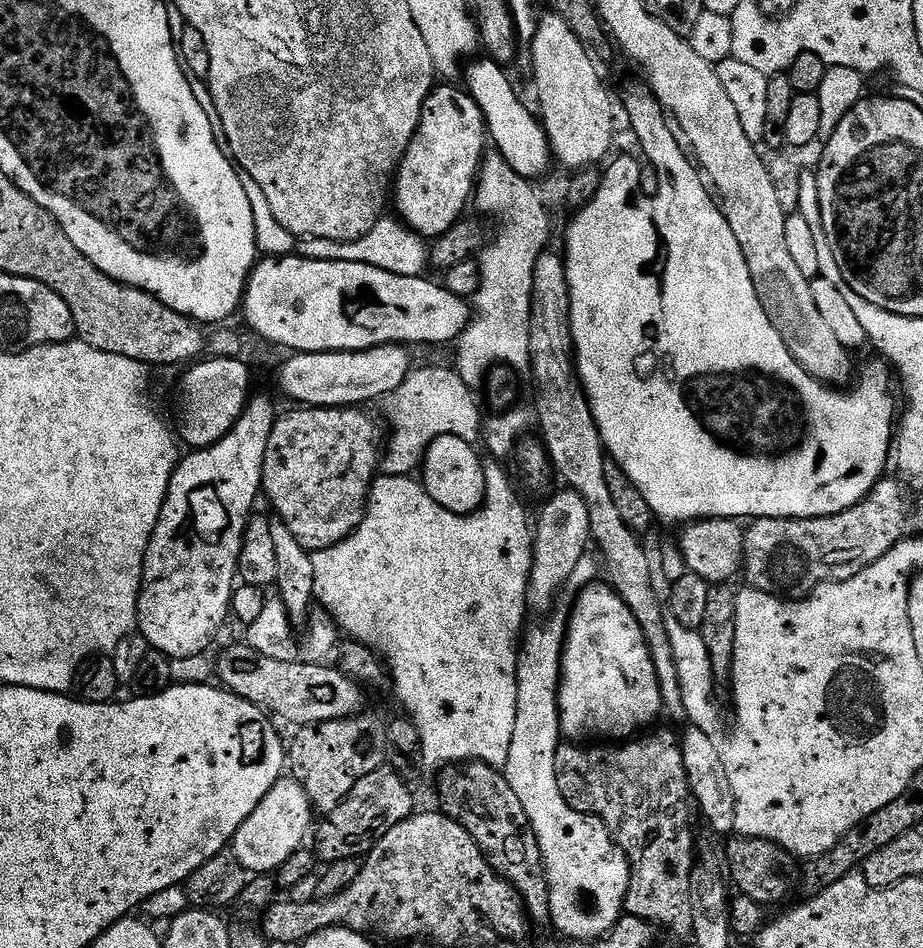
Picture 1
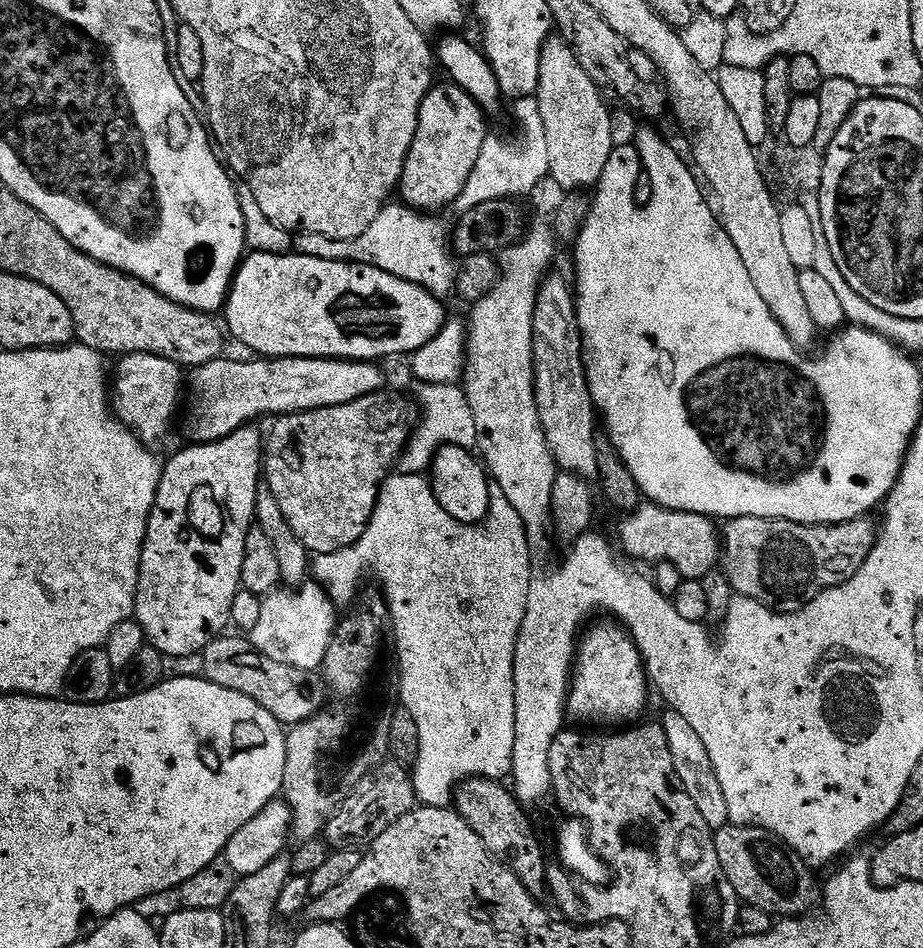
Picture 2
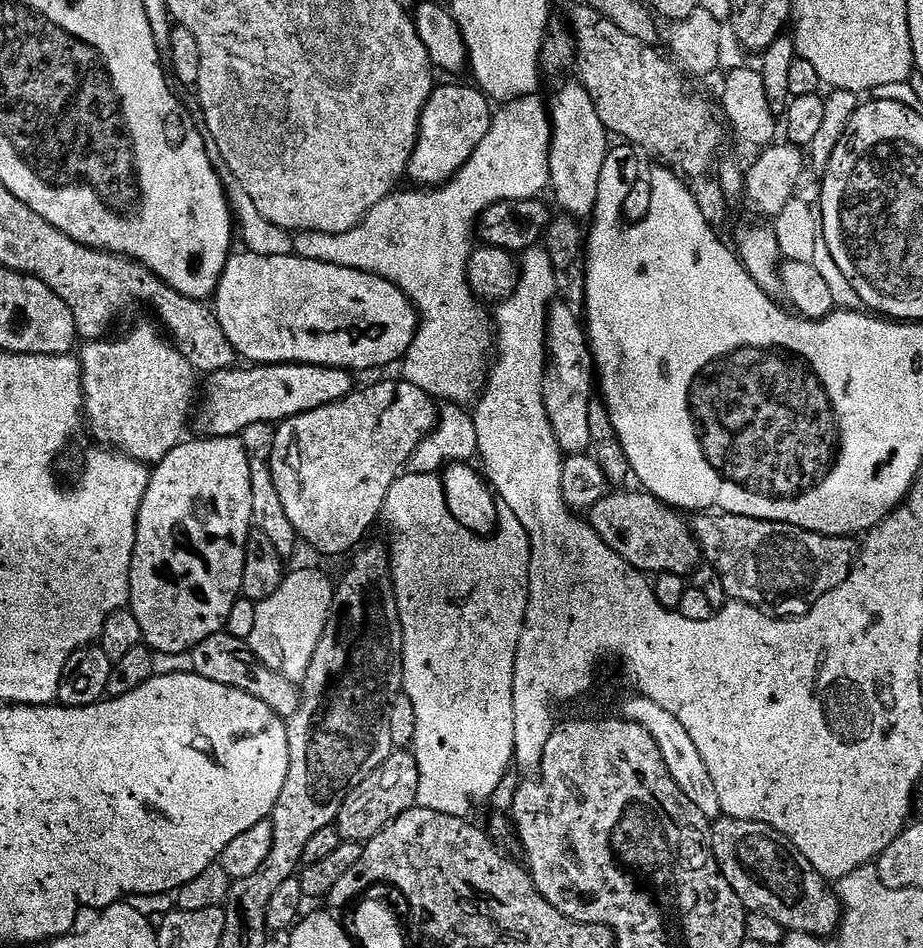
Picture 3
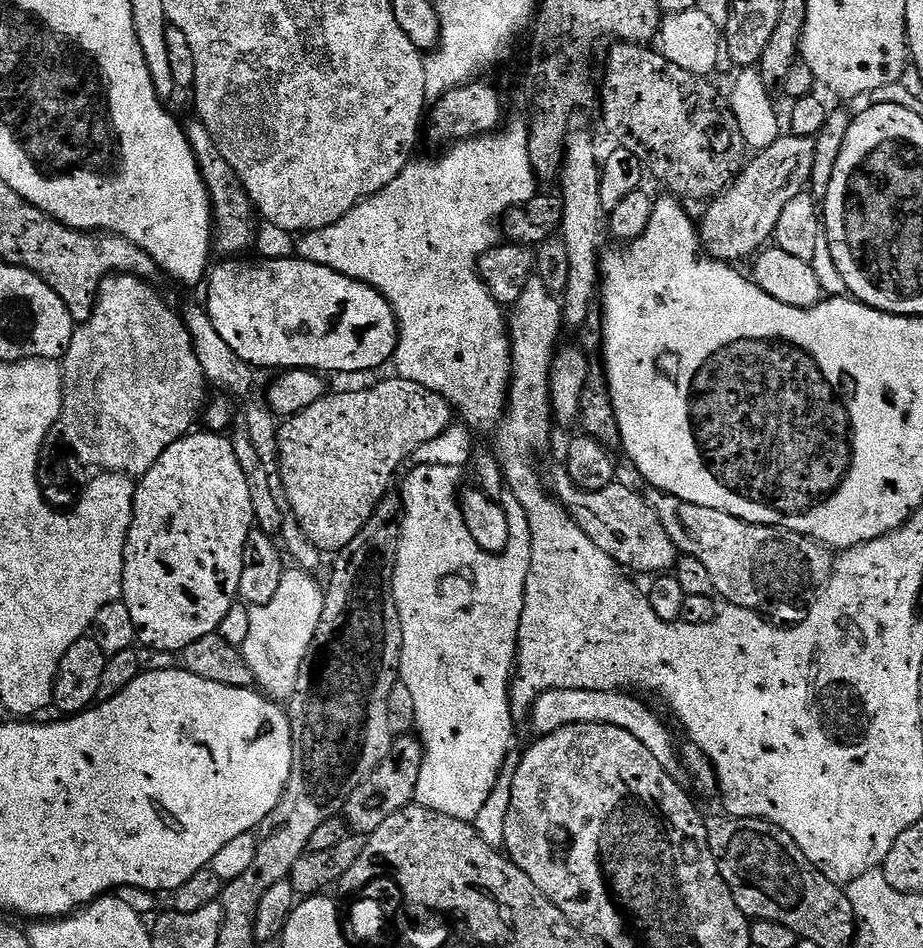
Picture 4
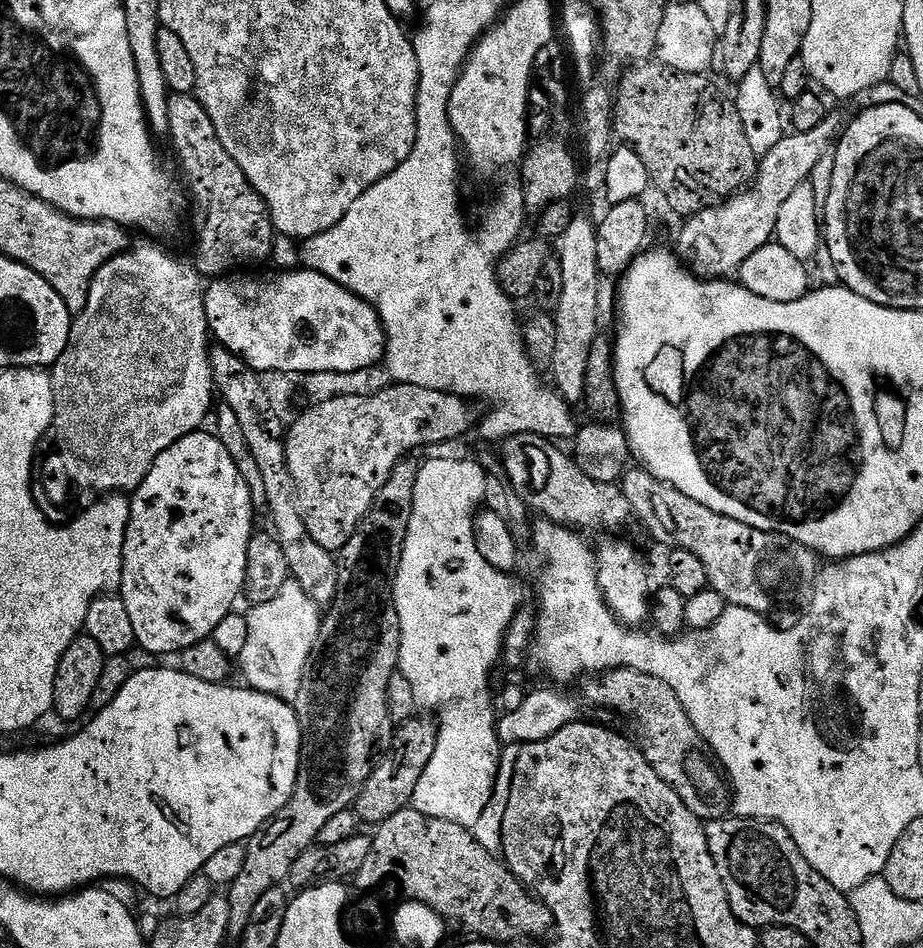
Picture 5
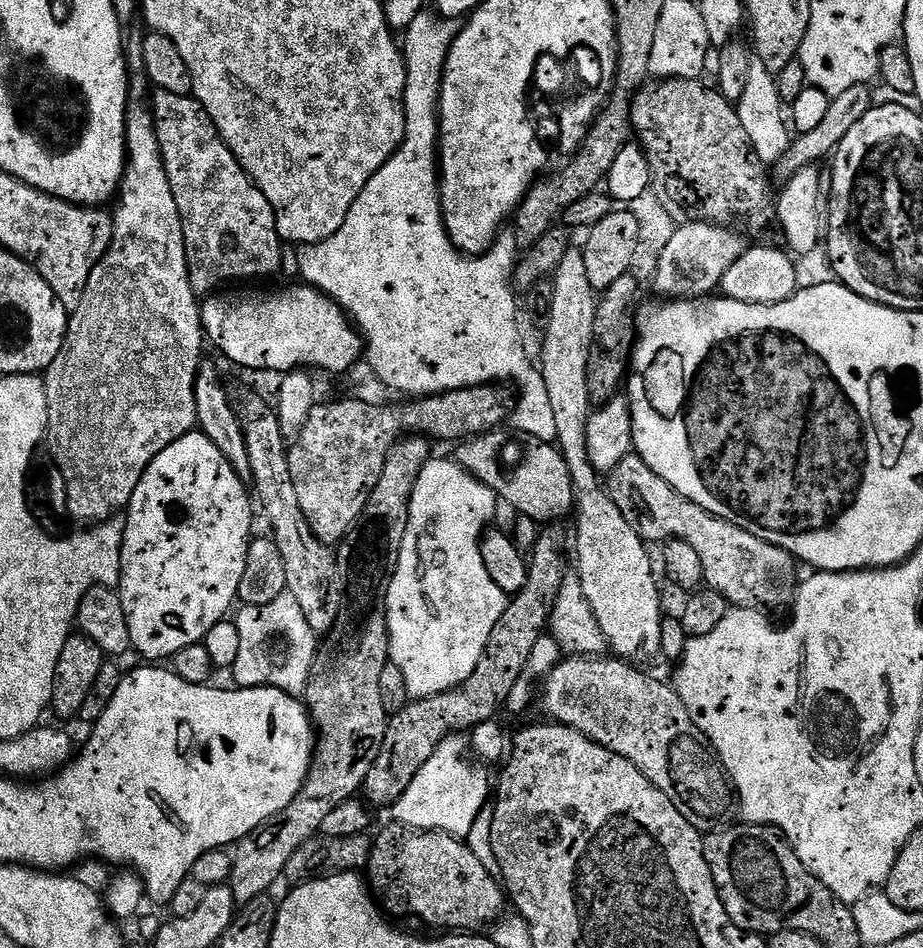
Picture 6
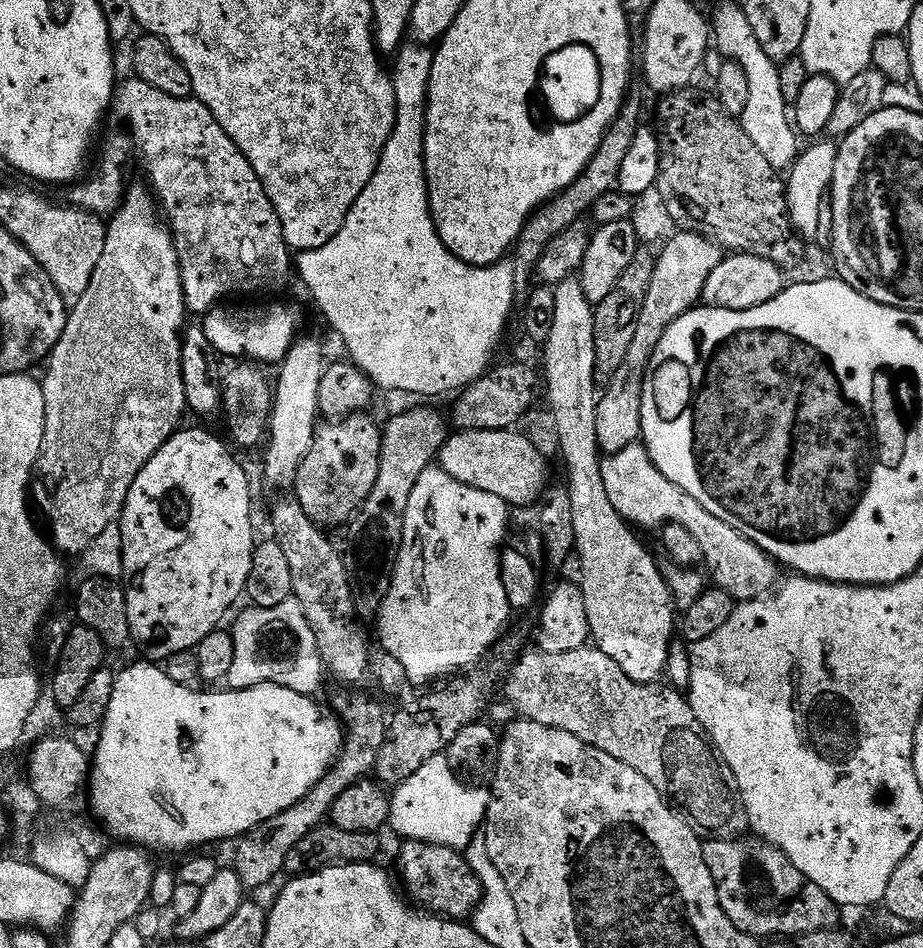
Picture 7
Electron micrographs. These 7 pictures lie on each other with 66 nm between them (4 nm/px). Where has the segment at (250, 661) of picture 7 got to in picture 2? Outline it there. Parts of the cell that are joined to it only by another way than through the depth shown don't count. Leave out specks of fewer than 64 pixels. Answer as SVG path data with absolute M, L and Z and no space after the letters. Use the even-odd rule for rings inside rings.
M305 582L295 590L277 590L263 597L262 615L250 634L250 644L275 662L301 668L304 672L323 669L326 650L338 623L337 605L315 582Z

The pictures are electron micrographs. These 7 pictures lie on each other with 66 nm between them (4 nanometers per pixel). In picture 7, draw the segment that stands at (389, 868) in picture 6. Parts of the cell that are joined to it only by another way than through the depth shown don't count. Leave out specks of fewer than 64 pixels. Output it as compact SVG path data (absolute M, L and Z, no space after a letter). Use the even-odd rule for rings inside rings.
M409 840L401 845L399 883L411 903L449 920L467 921L482 899L480 880L467 859L457 849L437 844Z

